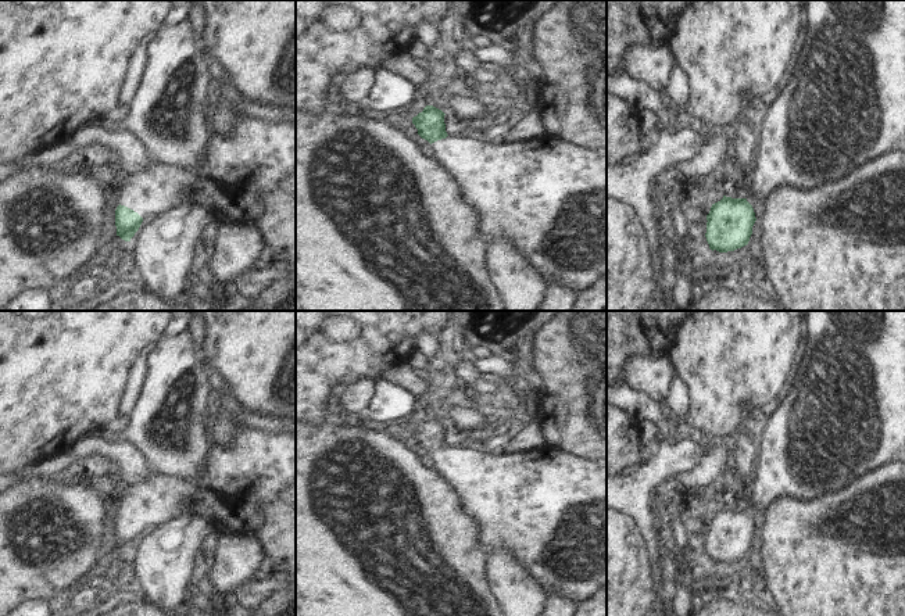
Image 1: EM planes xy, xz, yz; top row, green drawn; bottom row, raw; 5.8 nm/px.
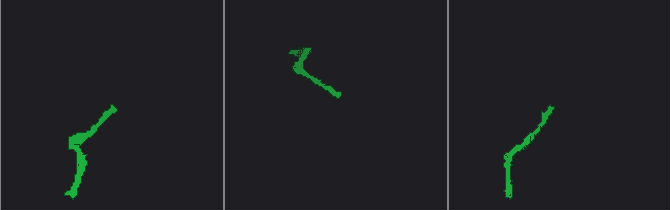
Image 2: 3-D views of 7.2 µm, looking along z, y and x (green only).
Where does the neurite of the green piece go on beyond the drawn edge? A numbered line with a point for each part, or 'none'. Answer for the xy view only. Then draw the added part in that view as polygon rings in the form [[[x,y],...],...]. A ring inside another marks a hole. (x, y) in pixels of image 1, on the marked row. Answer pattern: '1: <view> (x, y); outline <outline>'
1: xy (260, 154); outline [[[236,112],[236,130],[230,136],[212,133],[211,155],[203,164],[185,168],[151,158],[147,169],[128,173],[119,187],[118,203],[143,219],[197,203],[214,208],[219,214],[219,221],[258,223],[255,216],[262,209],[264,191],[283,187],[294,180],[296,123],[291,119],[272,122]]]

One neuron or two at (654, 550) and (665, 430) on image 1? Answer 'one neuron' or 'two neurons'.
two neurons

